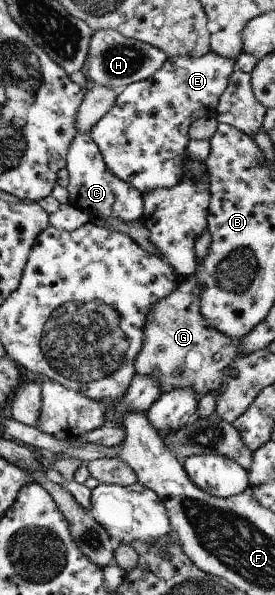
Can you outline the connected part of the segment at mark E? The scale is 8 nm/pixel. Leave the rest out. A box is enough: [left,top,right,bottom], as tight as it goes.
[90,52,236,195]

